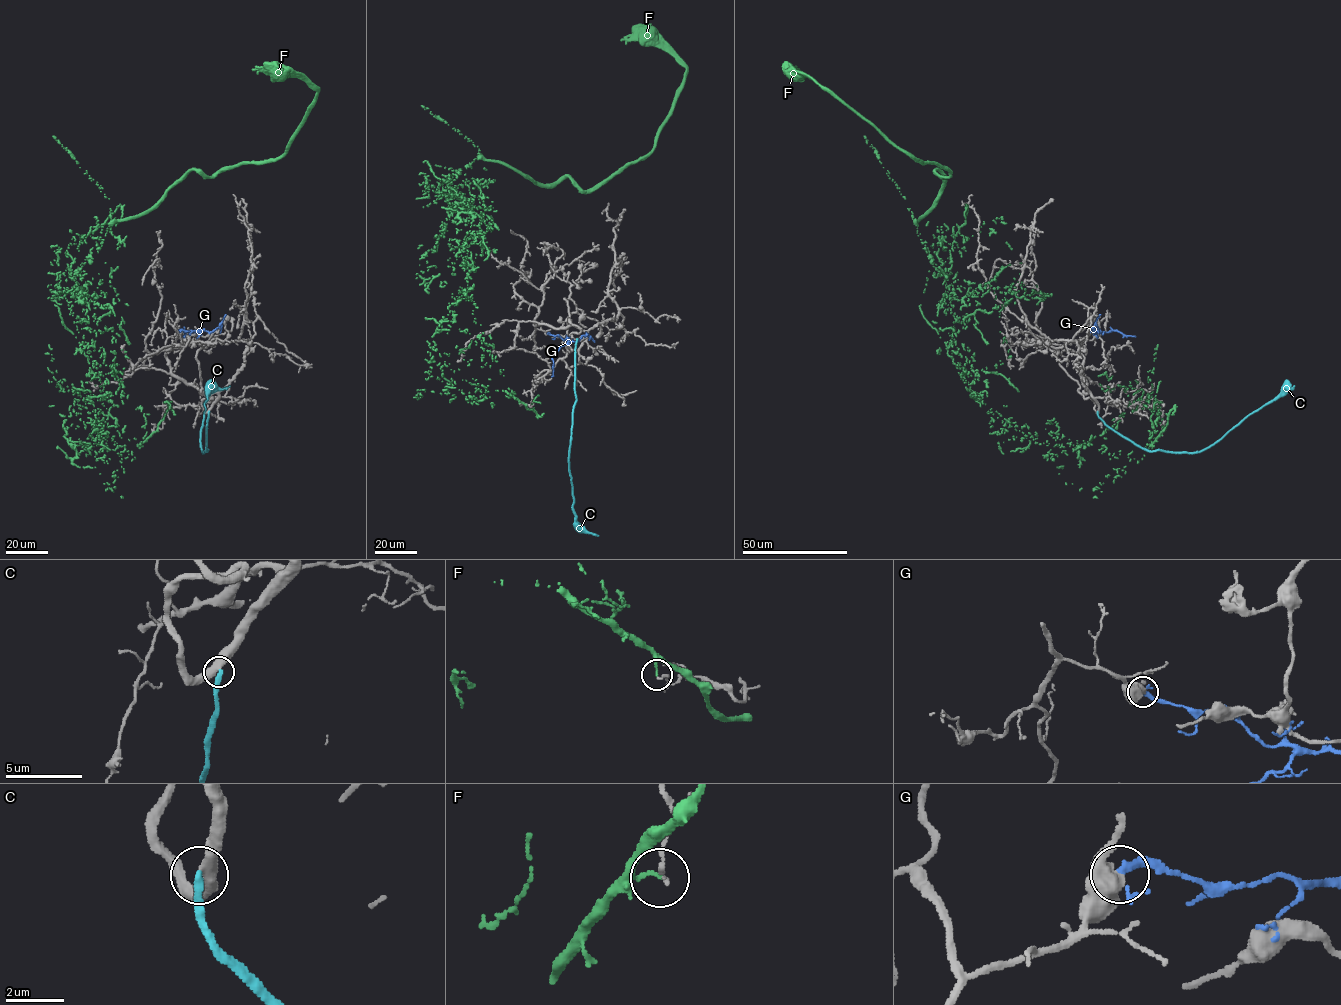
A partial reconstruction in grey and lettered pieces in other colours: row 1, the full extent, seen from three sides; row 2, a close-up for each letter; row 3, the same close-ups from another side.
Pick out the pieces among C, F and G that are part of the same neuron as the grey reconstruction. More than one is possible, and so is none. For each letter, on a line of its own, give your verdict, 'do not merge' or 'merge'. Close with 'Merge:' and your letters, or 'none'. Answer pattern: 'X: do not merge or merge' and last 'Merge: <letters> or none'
C: merge
F: do not merge
G: do not merge
Merge: C

